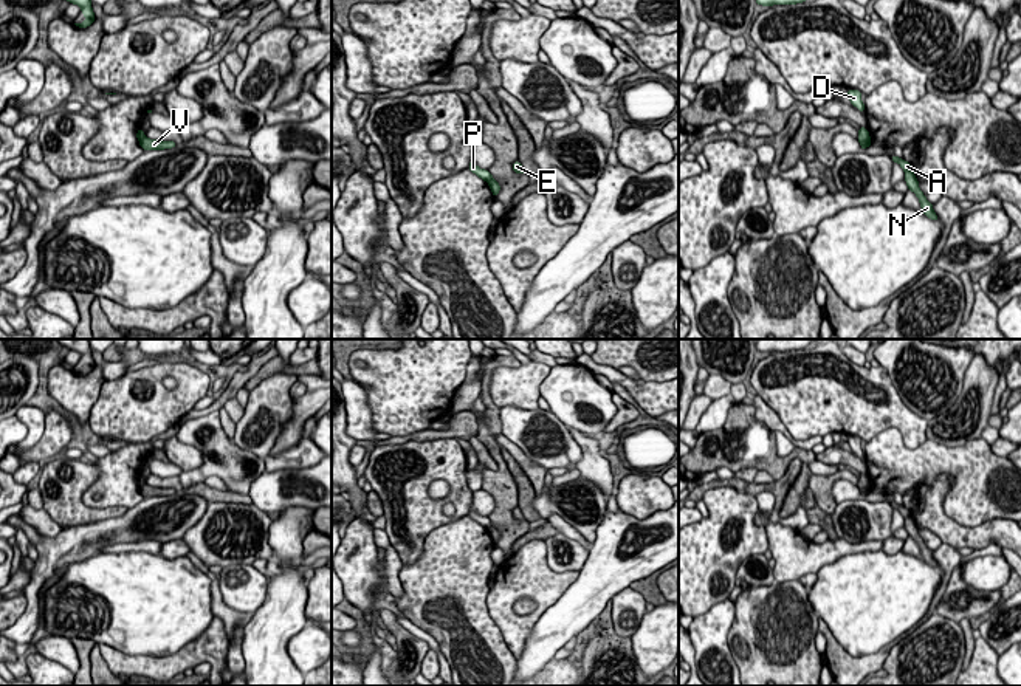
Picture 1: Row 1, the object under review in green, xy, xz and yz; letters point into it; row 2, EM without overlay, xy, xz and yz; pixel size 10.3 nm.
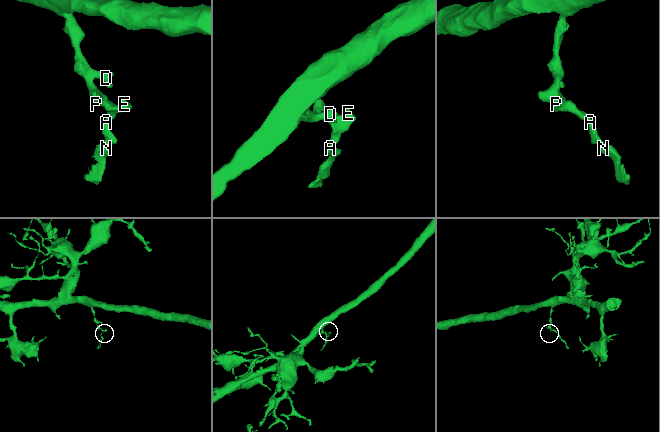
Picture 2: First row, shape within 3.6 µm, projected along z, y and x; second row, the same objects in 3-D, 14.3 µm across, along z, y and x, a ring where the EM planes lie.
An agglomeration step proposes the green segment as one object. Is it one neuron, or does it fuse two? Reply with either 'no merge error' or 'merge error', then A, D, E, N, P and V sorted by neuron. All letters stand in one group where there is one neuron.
merge error | A E N V / D P

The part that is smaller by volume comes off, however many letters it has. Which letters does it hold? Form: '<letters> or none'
A, E, N, V

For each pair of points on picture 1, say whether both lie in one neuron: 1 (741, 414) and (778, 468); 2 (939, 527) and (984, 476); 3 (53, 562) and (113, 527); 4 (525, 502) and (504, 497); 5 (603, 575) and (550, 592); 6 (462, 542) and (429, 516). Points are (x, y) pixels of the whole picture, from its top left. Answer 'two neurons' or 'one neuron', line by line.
1: one neuron
2: two neurons
3: one neuron
4: two neurons
5: two neurons
6: two neurons

